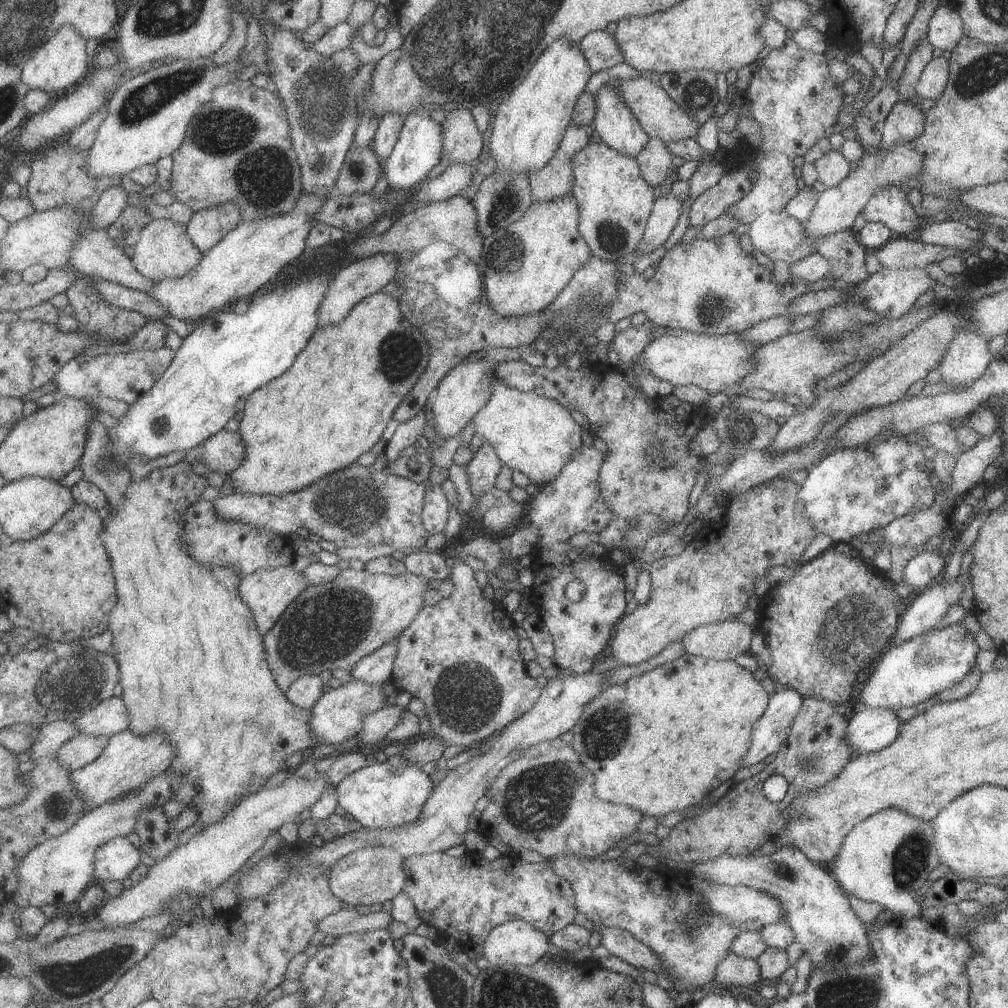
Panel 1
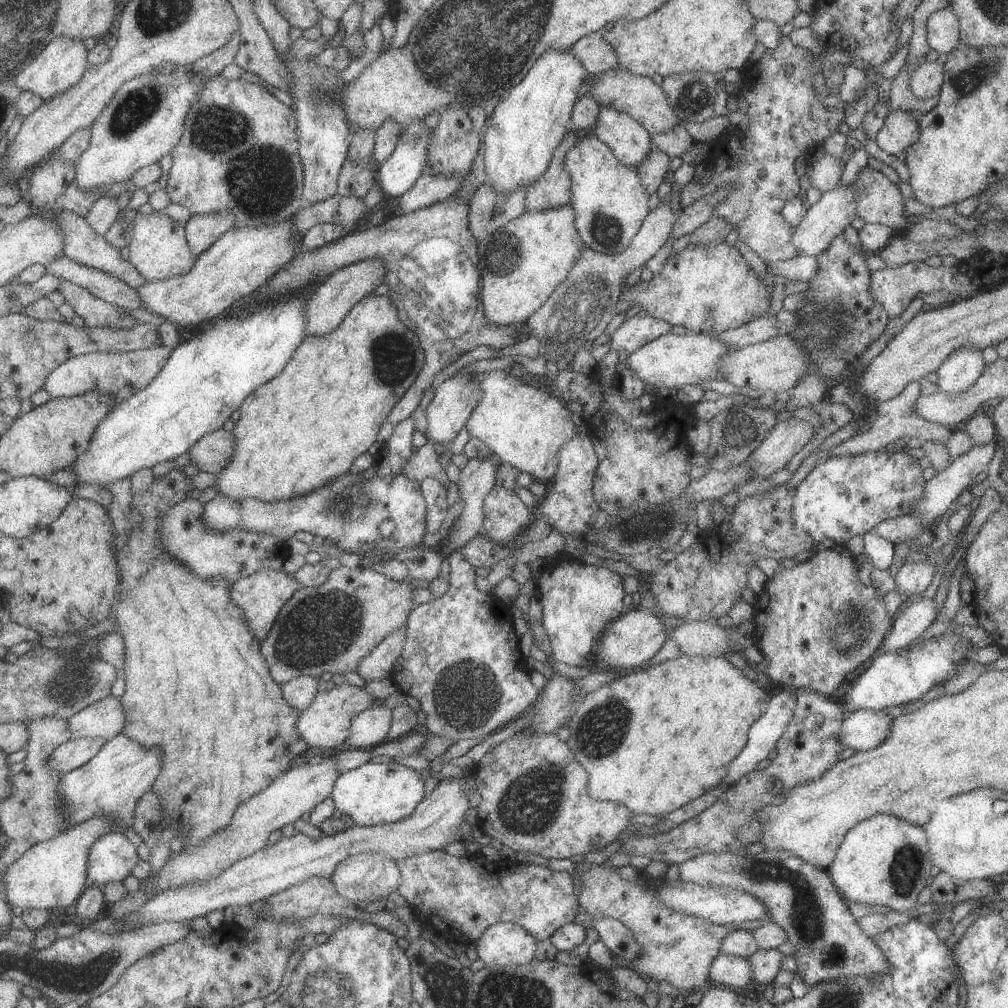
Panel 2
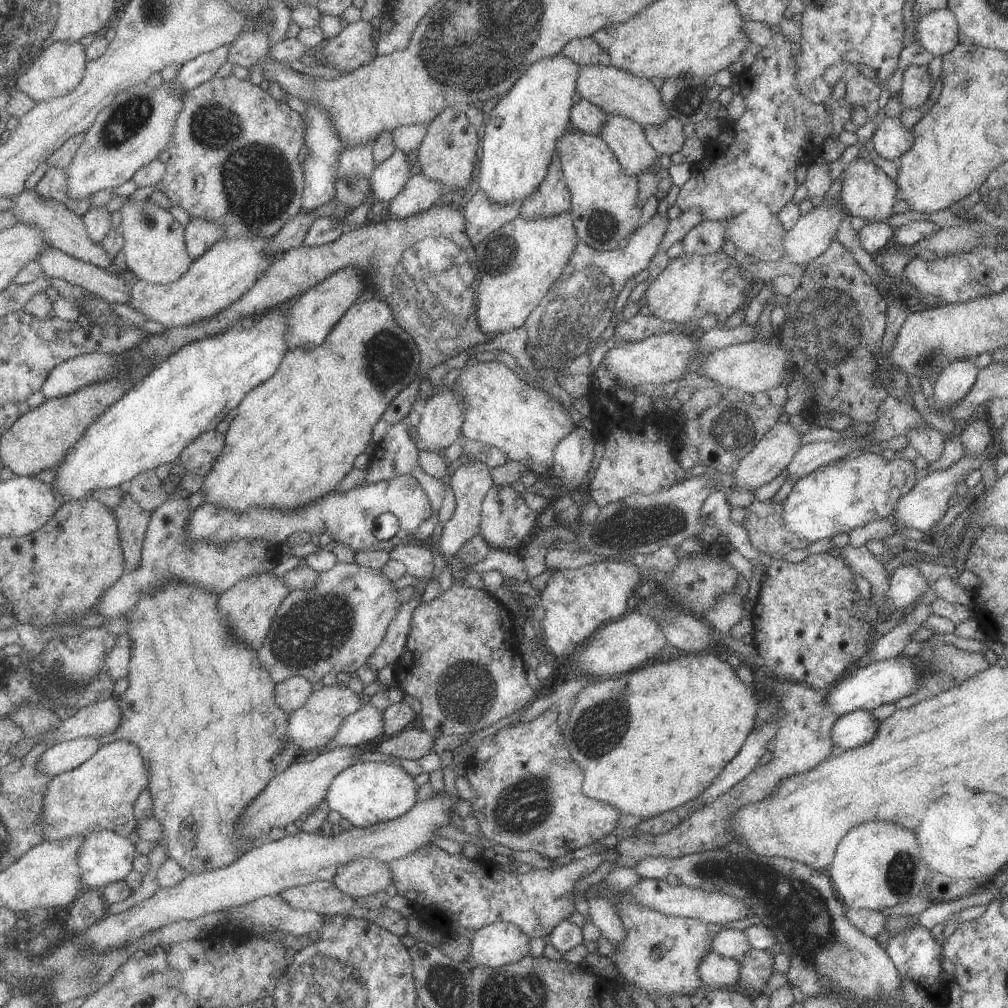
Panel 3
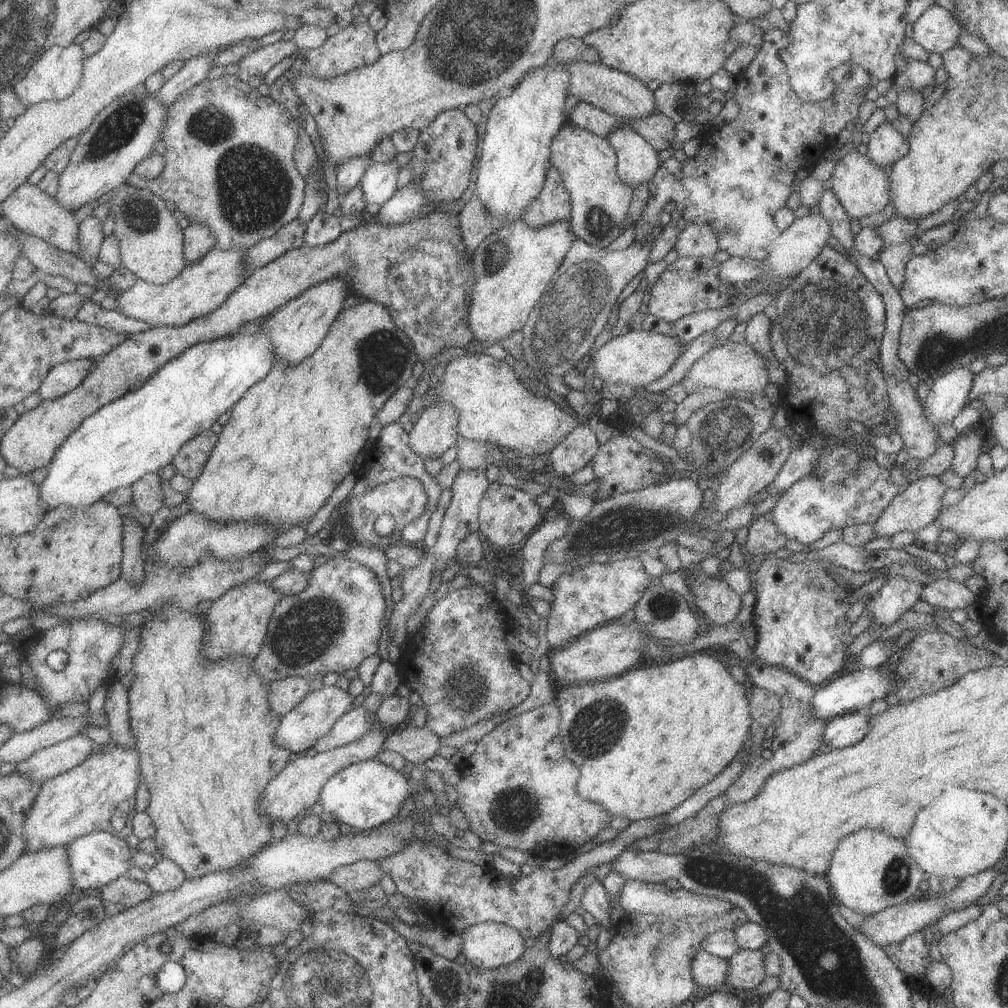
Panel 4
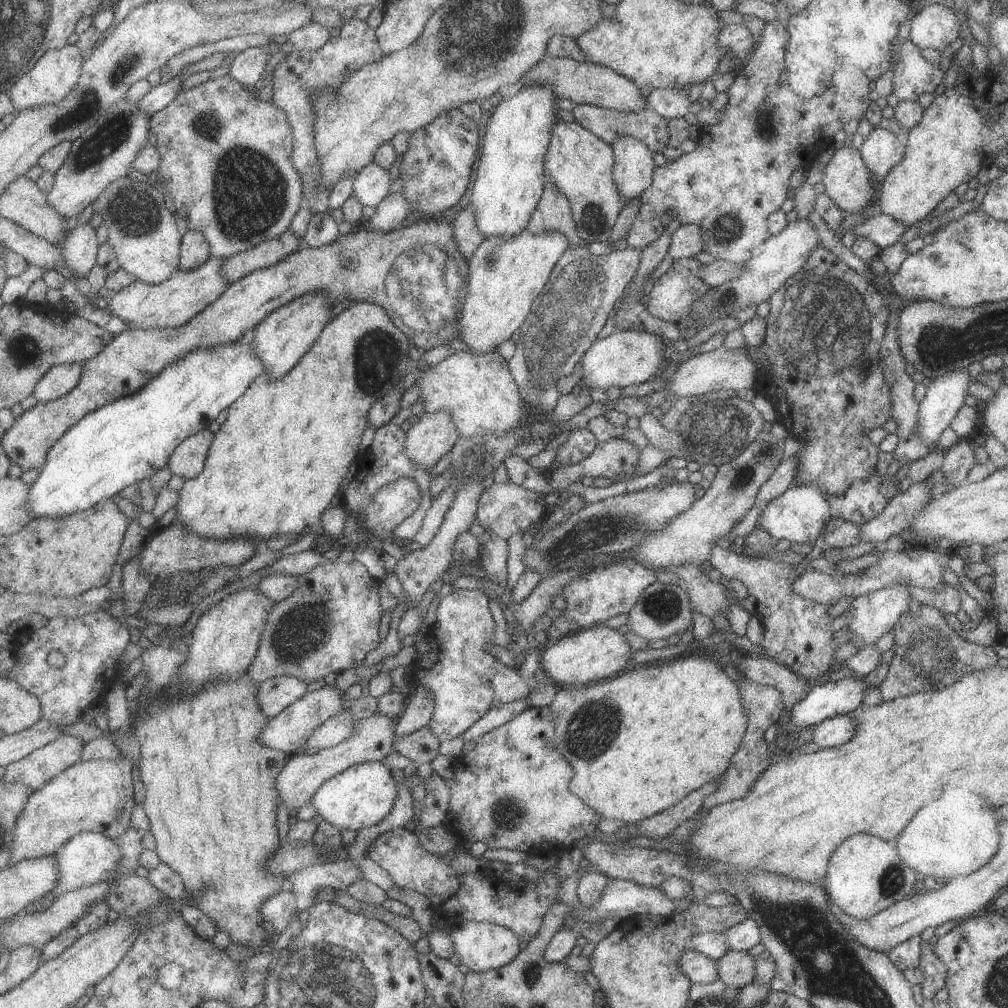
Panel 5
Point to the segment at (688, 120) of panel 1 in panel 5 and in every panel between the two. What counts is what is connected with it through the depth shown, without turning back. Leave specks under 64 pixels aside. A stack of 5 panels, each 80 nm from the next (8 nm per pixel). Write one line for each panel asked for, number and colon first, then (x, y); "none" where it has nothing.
2: (638, 95)
3: (616, 91)
4: (618, 93)
5: (582, 81)

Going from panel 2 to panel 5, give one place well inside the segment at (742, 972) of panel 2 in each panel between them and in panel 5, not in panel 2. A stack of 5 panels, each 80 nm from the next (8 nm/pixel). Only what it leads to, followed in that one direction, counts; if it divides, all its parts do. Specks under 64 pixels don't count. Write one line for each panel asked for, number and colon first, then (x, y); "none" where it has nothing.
3: (716, 971)
4: (711, 972)
5: (699, 968)

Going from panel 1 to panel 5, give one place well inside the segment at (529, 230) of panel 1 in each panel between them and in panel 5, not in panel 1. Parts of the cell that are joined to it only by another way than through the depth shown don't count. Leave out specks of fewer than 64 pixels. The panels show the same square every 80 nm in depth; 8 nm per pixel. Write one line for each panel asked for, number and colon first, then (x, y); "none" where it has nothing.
2: (521, 264)
3: (518, 264)
4: (514, 266)
5: (505, 275)

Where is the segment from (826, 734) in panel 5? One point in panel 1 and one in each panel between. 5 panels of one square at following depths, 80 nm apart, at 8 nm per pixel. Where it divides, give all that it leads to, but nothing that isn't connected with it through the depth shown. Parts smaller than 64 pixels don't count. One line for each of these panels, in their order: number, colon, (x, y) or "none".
1: (869, 729)
2: (863, 728)
3: (853, 729)
4: (842, 731)

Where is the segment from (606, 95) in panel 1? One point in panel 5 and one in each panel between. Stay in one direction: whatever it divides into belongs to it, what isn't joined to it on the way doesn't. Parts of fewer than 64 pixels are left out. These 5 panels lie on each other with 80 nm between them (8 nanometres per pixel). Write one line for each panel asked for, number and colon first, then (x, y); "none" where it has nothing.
2: (630, 142)
3: (627, 139)
4: (637, 161)
5: (634, 167)

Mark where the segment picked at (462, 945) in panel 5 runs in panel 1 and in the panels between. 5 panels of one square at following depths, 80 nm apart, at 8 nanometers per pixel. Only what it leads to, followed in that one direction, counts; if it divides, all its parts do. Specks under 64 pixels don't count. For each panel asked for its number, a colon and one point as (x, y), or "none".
1: (518, 942)
2: (505, 943)
3: (501, 943)
4: (489, 945)

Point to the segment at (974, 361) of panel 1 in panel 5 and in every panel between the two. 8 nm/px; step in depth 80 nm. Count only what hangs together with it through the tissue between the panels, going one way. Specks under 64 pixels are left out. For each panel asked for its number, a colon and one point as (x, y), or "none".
2: (962, 367)
3: (955, 381)
4: (948, 394)
5: (945, 395)

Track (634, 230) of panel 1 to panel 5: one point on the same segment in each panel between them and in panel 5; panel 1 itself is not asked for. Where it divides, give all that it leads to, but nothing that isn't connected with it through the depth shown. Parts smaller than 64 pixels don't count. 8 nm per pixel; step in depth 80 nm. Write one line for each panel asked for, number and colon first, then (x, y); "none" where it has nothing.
2: (610, 201)
3: (605, 207)
4: (587, 162)
5: (581, 164)

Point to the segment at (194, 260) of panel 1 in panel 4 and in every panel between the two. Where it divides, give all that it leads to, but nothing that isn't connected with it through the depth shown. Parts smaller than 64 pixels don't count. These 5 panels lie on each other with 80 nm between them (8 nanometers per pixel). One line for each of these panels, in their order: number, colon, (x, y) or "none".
2: (159, 249)
3: (155, 249)
4: (151, 239)

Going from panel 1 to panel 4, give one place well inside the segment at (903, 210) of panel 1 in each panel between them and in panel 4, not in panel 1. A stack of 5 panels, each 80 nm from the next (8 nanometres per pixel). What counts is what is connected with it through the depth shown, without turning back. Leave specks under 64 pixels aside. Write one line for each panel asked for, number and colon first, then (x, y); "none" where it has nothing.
2: (880, 201)
3: (867, 191)
4: (862, 187)

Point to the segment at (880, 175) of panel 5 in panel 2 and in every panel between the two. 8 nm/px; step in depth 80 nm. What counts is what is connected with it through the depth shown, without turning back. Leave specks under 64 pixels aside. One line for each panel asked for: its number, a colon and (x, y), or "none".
2: (900, 131)
3: (891, 138)
4: (886, 145)

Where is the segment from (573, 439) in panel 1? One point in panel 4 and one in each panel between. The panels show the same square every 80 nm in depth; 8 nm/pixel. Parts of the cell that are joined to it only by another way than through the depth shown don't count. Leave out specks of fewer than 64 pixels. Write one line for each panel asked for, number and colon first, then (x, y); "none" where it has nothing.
2: (525, 426)
3: (525, 423)
4: (495, 407)

